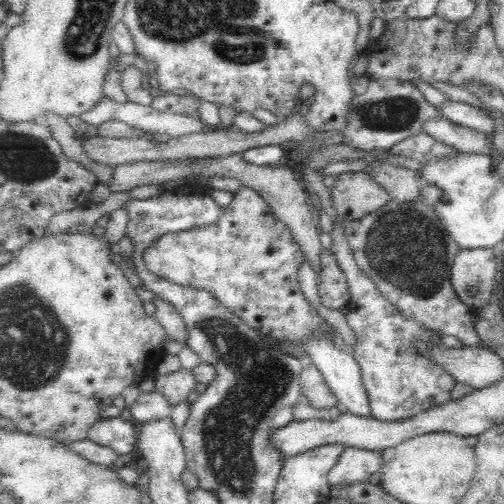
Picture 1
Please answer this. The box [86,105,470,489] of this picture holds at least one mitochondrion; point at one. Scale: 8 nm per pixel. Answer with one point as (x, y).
(404, 248)

